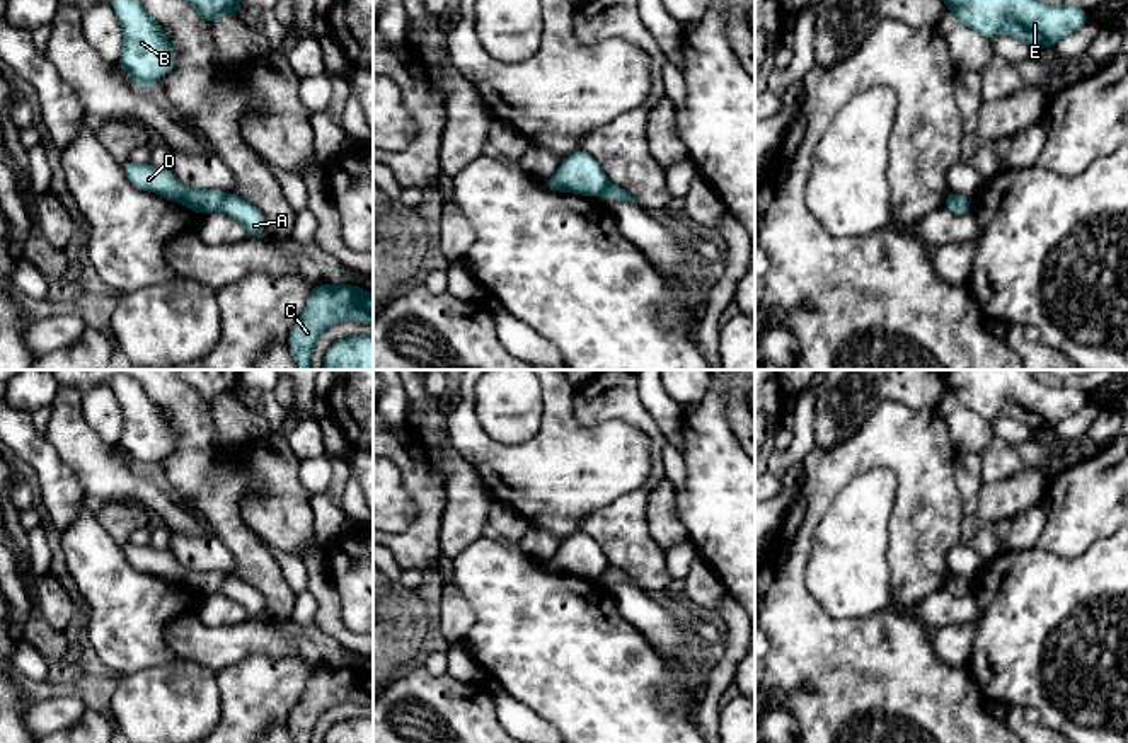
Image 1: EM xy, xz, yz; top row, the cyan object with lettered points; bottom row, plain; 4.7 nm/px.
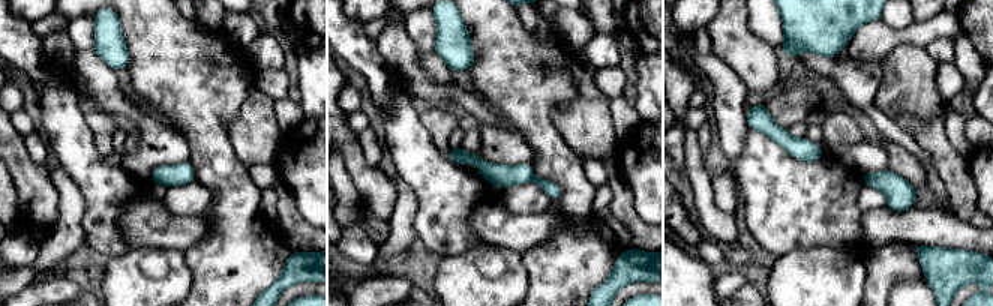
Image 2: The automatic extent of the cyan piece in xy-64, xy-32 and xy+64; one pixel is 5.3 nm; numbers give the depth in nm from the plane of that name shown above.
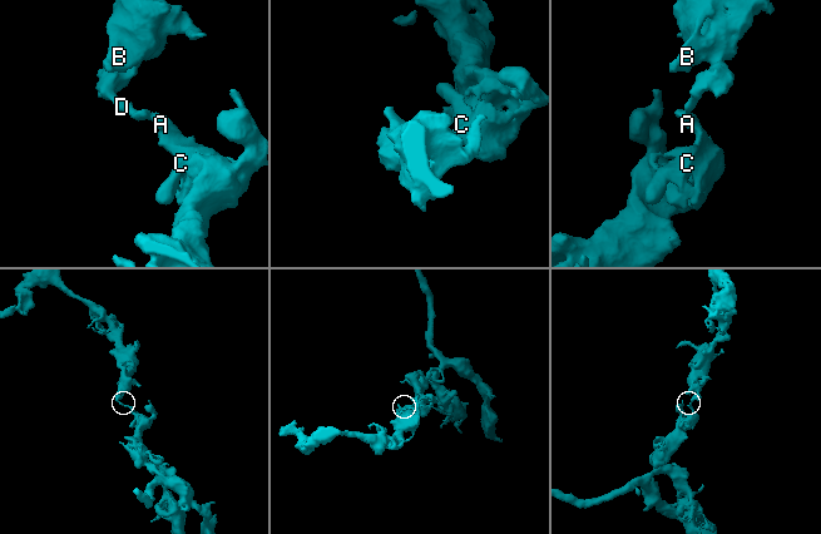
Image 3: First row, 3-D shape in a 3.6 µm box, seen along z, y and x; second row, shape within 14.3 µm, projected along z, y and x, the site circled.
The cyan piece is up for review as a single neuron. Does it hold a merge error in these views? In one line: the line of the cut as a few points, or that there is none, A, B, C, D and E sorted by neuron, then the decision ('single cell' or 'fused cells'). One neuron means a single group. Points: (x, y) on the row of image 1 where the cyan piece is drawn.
cut in xy along (225, 195), (218, 208); A C / B D E; fused cells

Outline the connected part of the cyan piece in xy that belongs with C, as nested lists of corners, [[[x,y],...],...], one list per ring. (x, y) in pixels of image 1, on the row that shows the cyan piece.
[[[315,285],[303,315],[288,334],[290,353],[298,370],[310,370],[319,336],[344,320],[373,324],[373,293],[354,285]]]

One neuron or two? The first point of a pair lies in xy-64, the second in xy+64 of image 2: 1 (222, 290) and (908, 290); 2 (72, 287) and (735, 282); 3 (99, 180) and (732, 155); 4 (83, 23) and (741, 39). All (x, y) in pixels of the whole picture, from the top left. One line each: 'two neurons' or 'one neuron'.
1: two neurons
2: one neuron
3: two neurons
4: two neurons

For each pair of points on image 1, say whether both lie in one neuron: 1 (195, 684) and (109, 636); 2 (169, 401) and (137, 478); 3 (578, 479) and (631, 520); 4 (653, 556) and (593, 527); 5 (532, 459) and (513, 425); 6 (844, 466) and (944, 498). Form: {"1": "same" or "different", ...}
{"1": "different", "2": "different", "3": "different", "4": "same", "5": "different", "6": "same"}

